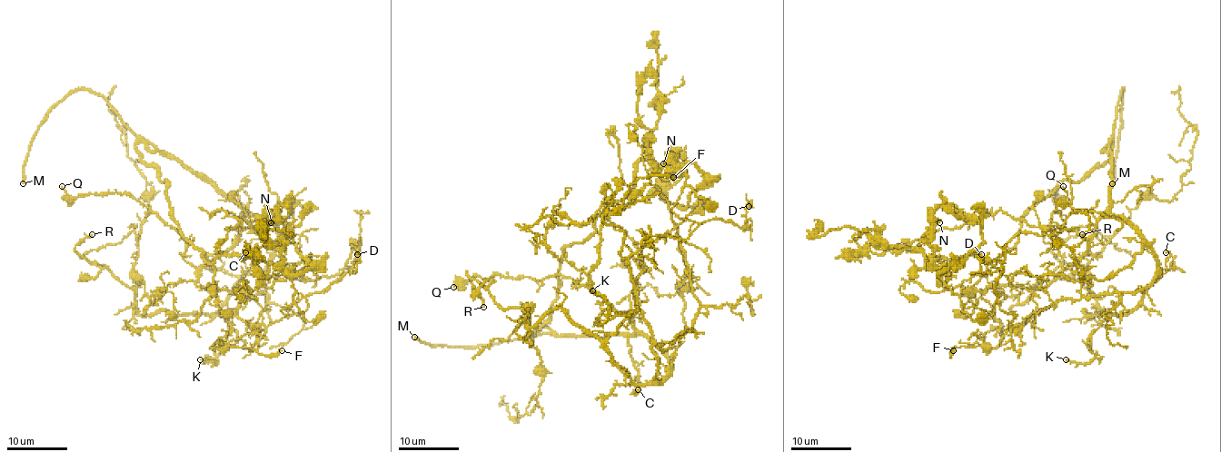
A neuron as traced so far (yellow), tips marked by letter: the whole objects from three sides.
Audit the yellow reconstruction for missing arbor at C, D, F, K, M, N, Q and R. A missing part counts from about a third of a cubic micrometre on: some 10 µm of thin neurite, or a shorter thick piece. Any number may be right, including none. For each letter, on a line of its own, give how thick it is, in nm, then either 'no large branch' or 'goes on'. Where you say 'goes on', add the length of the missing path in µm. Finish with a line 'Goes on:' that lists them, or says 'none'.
C: calibre 140 nm; no large branch
D: calibre 400 nm; no large branch
F: calibre 300 nm; no large branch
K: calibre 200 nm; no large branch
M: calibre 360 nm; goes on; missing 50 µm
N: calibre 240 nm; no large branch
Q: calibre 130 nm; no large branch
R: calibre 220 nm; no large branch
Goes on: M

